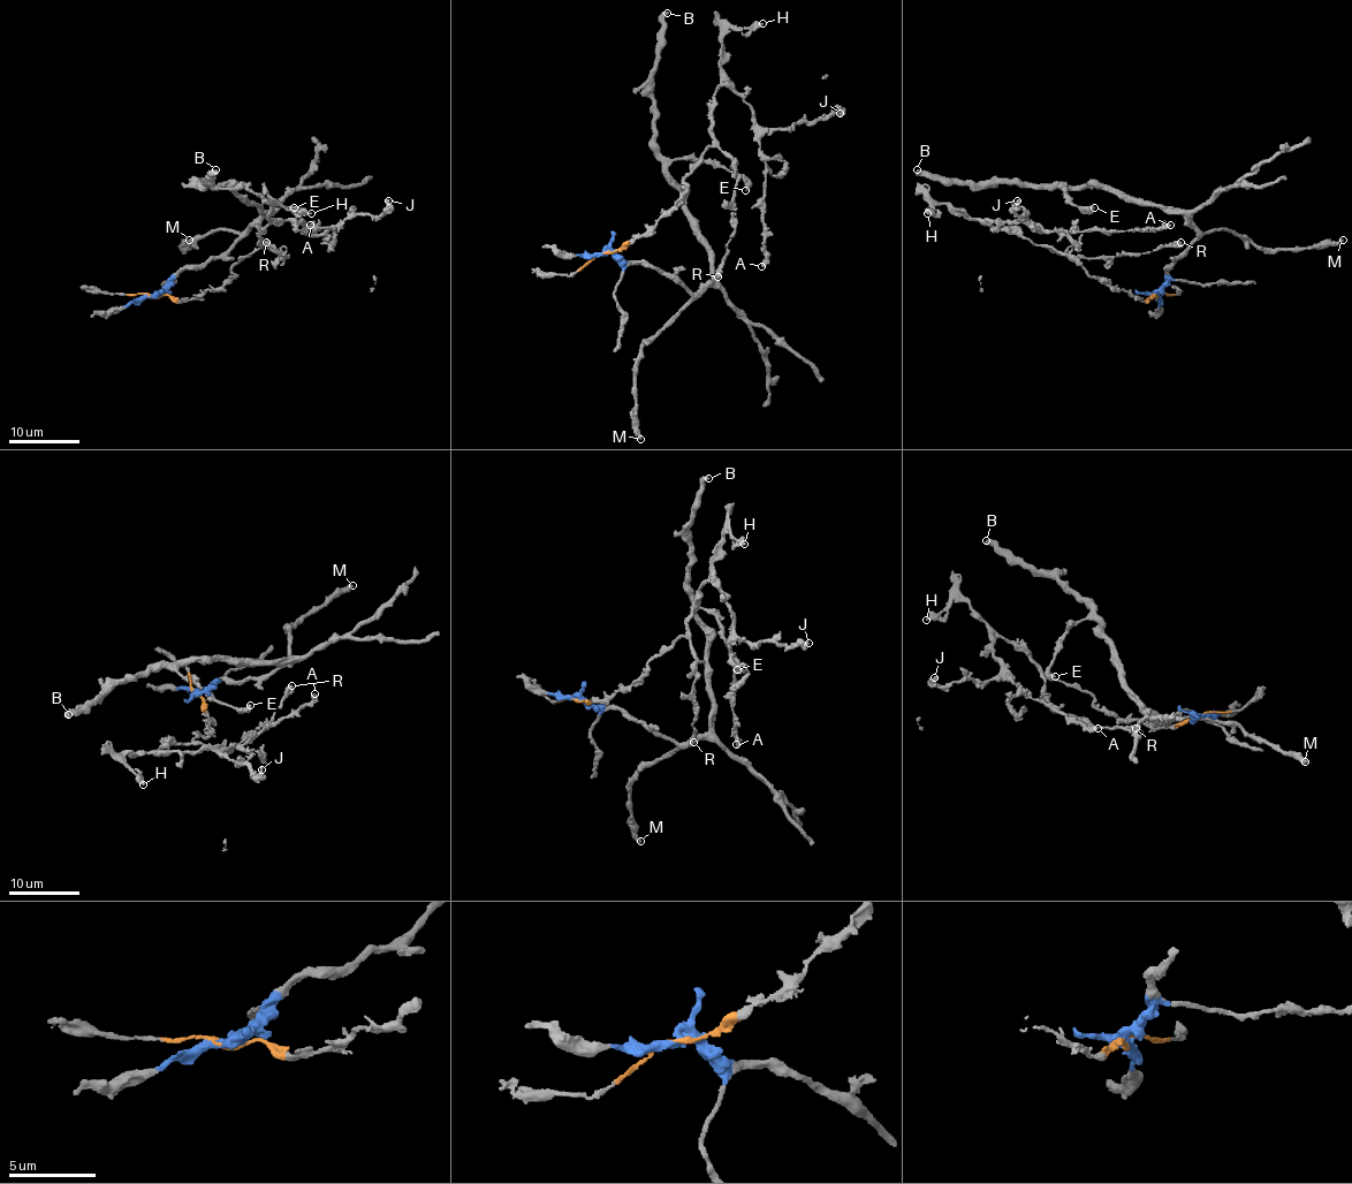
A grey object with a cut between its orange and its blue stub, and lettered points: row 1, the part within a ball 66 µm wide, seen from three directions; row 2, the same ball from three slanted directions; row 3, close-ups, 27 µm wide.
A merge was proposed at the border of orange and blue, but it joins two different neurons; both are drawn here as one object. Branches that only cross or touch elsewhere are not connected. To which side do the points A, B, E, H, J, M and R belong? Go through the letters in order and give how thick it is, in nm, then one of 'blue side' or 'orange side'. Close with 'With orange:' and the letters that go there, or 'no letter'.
A: calibre 400 nm; orange side
B: calibre 480 nm; blue side
E: calibre 360 nm; blue side
H: calibre 340 nm; orange side
J: calibre 380 nm; orange side
M: calibre 380 nm; blue side
R: calibre 550 nm; orange side
With orange: A, H, J, R

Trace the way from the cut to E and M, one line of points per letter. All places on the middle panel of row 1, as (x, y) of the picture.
E: (605, 253), (646, 263), (696, 293), (712, 279), (712, 259), (668, 166), (714, 160), (739, 174), (745, 190)
M: (605, 253), (669, 273), (691, 298), (643, 346), (638, 359), (636, 432), (642, 439)

